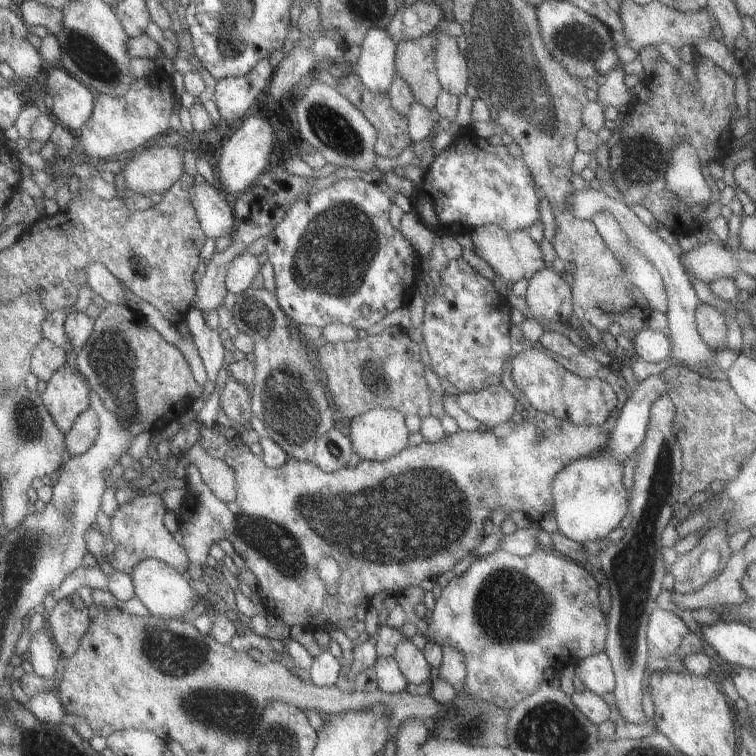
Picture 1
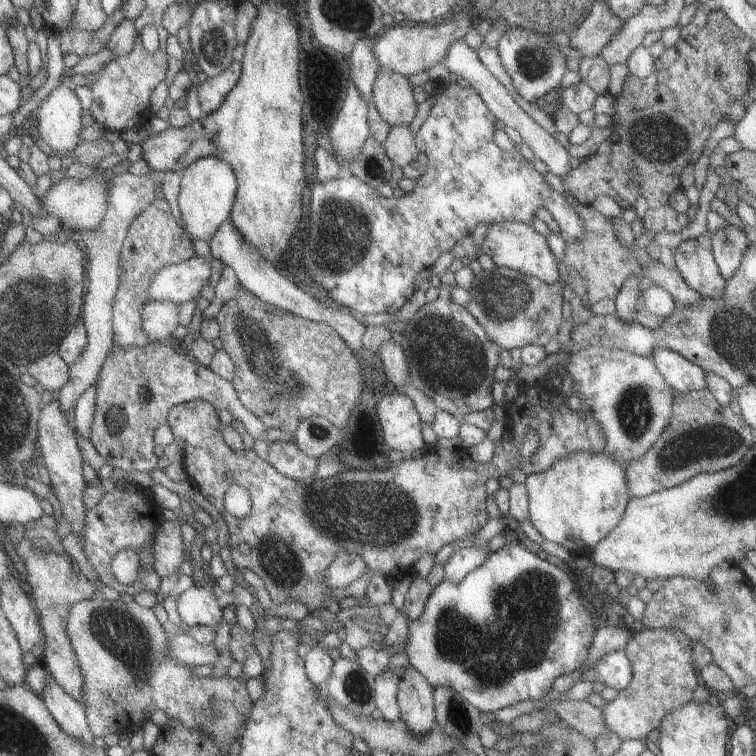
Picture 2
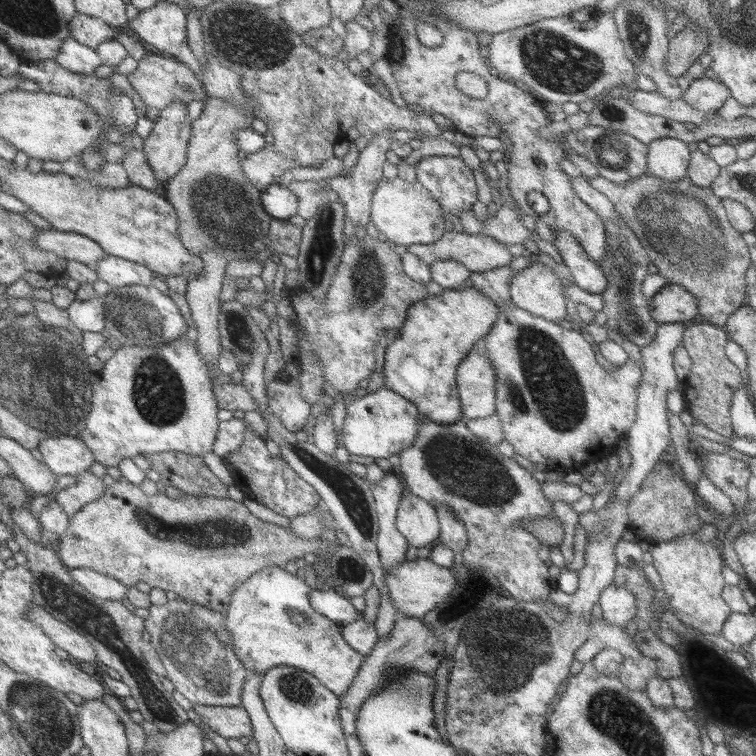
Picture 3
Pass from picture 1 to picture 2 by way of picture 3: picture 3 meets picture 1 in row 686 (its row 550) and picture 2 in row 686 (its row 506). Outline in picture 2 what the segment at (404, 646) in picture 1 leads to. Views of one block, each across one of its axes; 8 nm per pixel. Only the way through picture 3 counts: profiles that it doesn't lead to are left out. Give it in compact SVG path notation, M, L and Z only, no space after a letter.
M408 668L400 673L397 706L400 719L411 730L411 735L426 735L436 726L432 687L420 672Z

